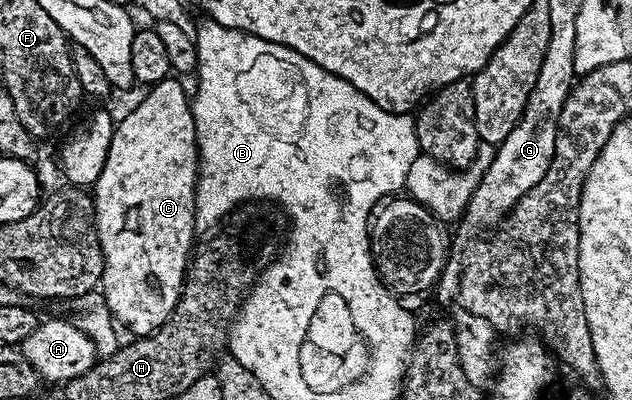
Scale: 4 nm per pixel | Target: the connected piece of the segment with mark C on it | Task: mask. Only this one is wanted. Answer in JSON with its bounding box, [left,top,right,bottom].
[92,78,198,337]

